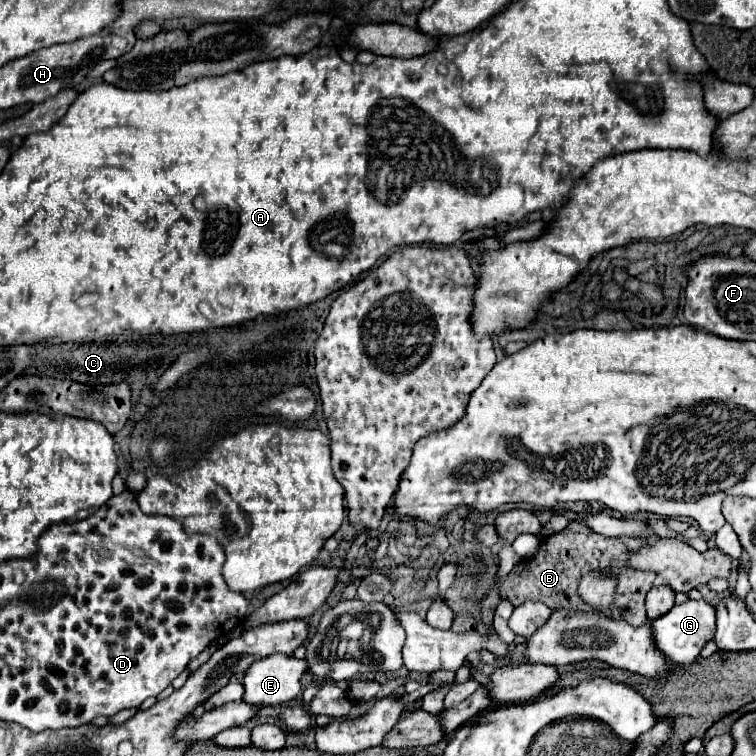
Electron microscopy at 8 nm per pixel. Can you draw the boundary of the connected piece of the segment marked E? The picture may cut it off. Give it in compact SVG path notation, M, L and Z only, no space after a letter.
M270 654L270 658L254 662L244 676L244 702L258 706L288 704L302 692L300 676L304 668L304 660L286 654Z

